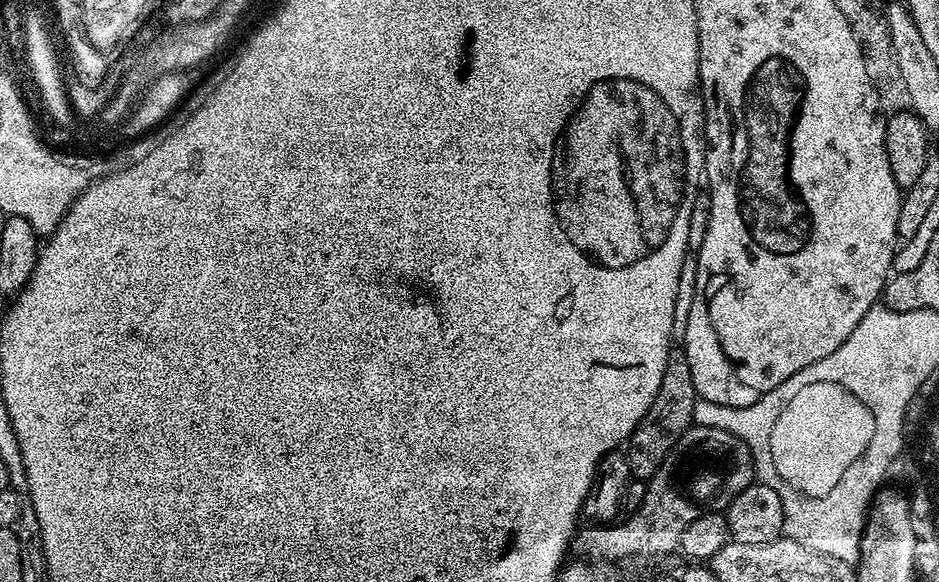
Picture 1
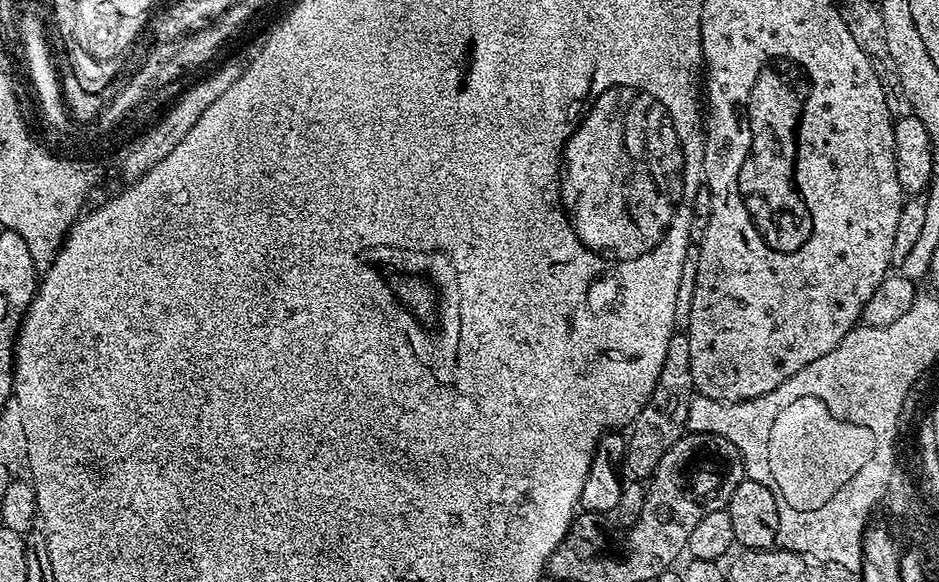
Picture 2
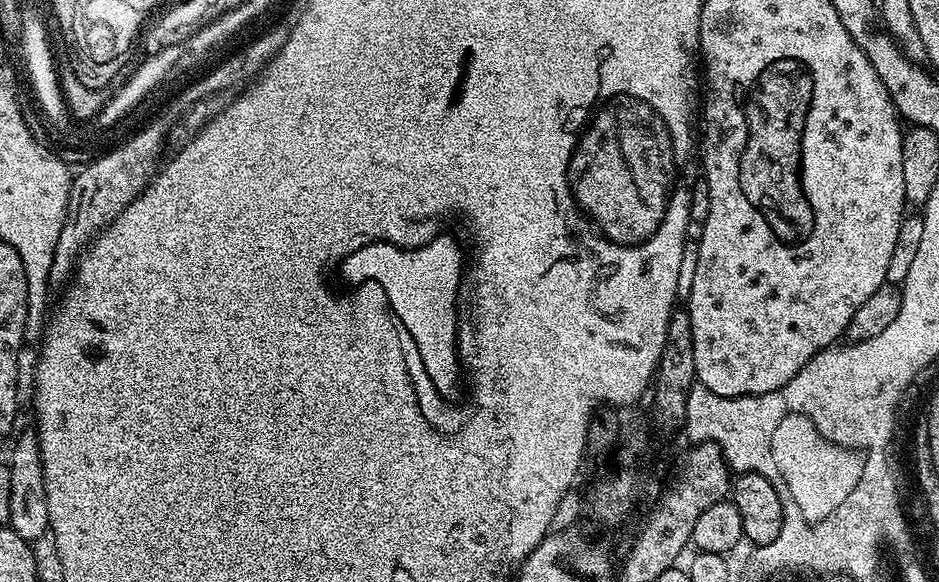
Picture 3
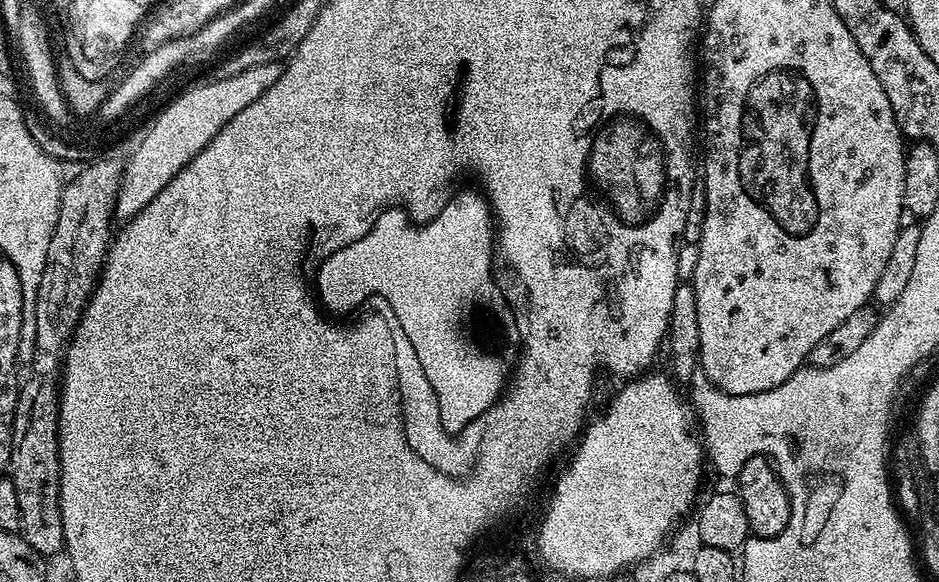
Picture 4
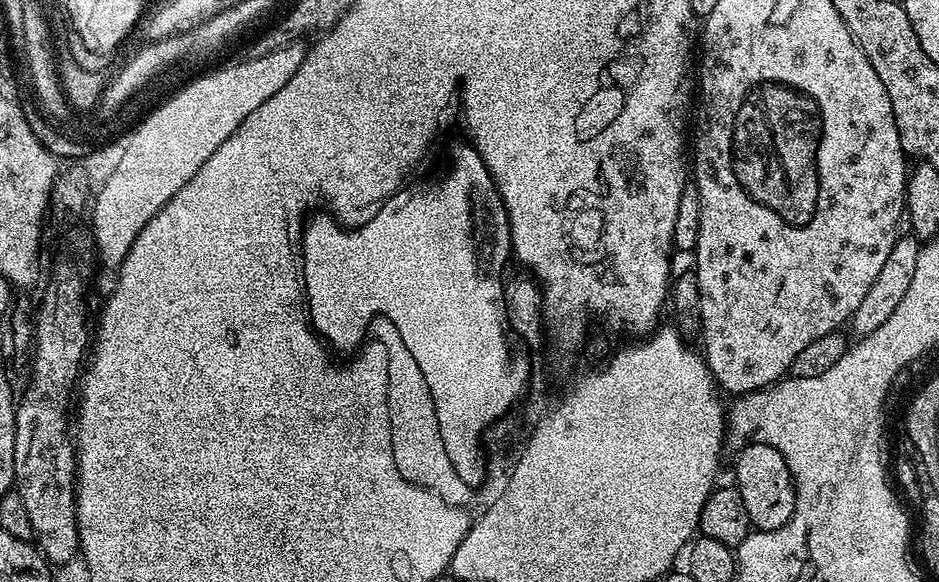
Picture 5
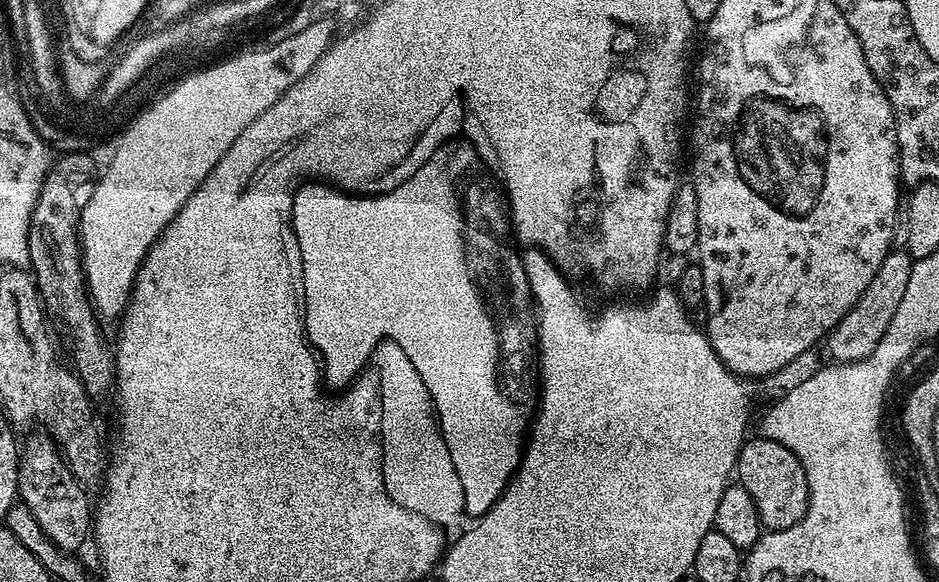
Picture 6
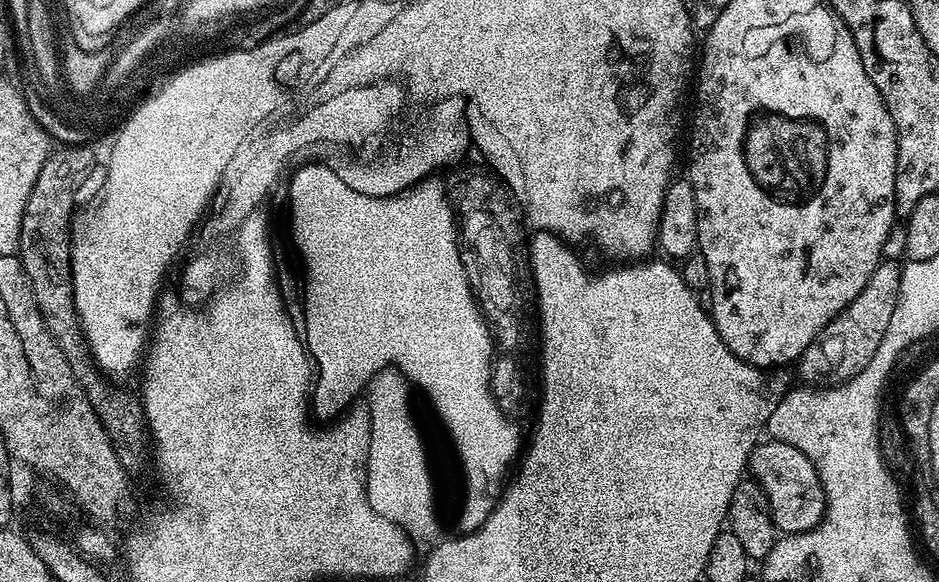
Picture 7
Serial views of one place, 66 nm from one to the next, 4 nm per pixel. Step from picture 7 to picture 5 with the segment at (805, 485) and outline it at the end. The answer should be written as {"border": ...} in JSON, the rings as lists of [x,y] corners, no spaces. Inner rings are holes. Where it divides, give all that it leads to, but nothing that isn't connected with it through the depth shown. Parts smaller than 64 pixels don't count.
{"border":[[[745,444],[736,456],[736,480],[734,486],[742,494],[742,506],[746,506],[749,525],[757,532],[773,532],[790,522],[796,505],[796,487],[792,481],[790,470],[786,466],[786,458],[774,450],[774,446],[765,444]]]}

